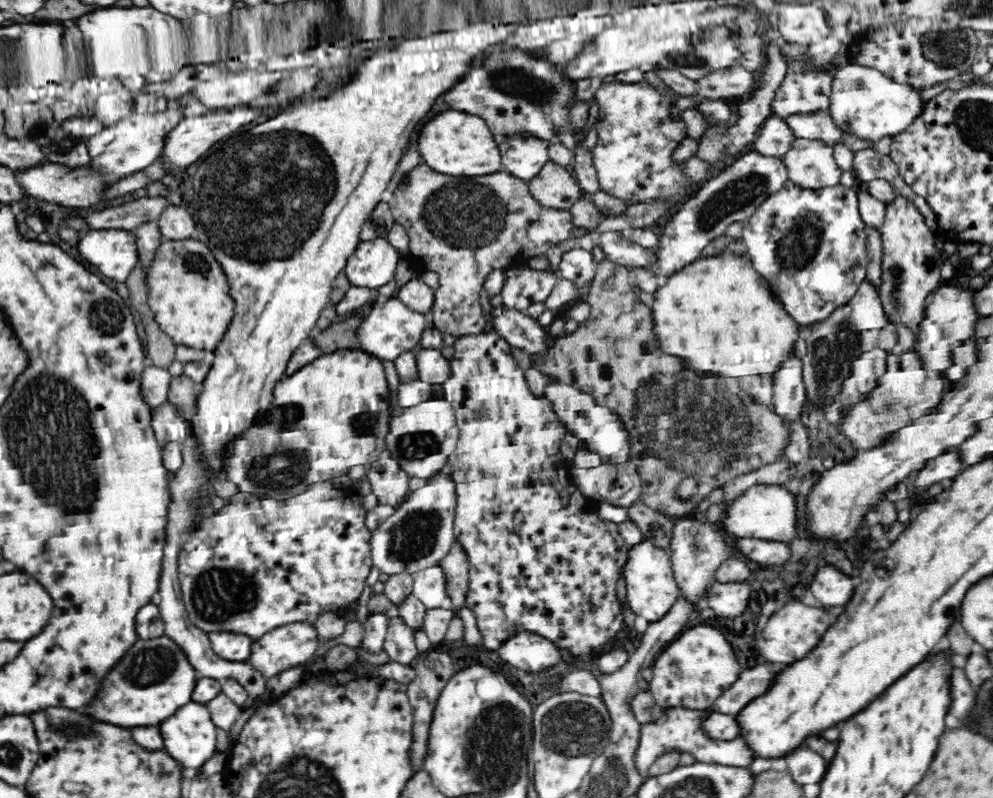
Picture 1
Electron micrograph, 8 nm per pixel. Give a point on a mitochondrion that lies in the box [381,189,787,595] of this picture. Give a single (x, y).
(710, 423)

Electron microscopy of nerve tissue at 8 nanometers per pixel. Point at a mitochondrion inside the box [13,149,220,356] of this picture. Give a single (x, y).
(110, 317)

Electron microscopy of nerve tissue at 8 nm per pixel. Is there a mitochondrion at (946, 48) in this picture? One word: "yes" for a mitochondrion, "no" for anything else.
yes

